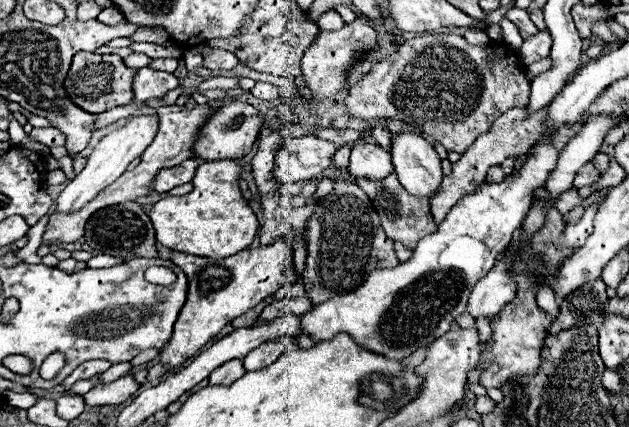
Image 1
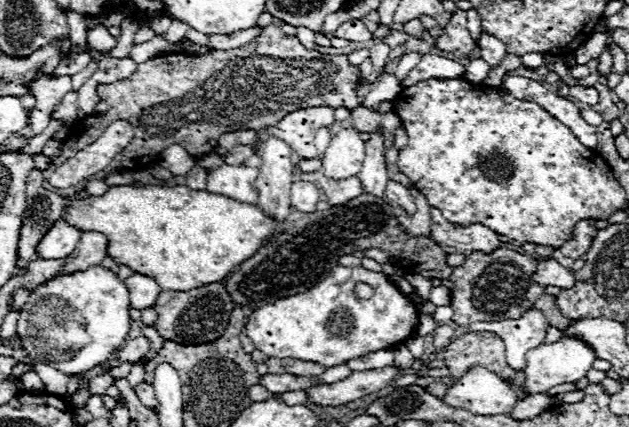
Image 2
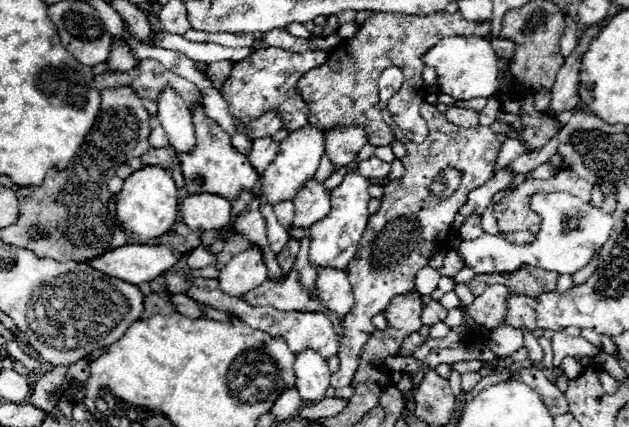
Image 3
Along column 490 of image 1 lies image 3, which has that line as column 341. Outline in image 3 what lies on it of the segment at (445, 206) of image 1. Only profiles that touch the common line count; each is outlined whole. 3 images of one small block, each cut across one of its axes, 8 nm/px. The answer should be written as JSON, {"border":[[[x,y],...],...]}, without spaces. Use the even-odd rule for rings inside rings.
{"border":[[[336,126],[324,132],[326,156],[334,164],[334,170],[354,162],[362,146],[368,144],[366,132],[360,126]]]}

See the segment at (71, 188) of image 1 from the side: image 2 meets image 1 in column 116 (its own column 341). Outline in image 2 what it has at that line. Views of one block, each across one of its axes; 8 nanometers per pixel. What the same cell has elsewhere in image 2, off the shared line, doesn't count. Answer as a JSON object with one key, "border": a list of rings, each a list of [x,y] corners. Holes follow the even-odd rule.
{"border":[[[344,128],[338,134],[332,136],[324,160],[322,160],[322,172],[328,178],[340,180],[348,176],[356,176],[362,168],[366,148],[362,140],[362,132],[356,128]]]}

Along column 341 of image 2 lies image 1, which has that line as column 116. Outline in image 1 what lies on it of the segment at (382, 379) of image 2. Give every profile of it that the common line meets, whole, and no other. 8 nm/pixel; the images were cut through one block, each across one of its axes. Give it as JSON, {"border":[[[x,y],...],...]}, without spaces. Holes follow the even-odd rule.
{"border":[[[126,374],[110,384],[94,386],[84,396],[84,400],[88,406],[114,406],[114,404],[122,404],[124,400],[128,400],[138,388],[140,384],[132,378],[132,374]]]}

